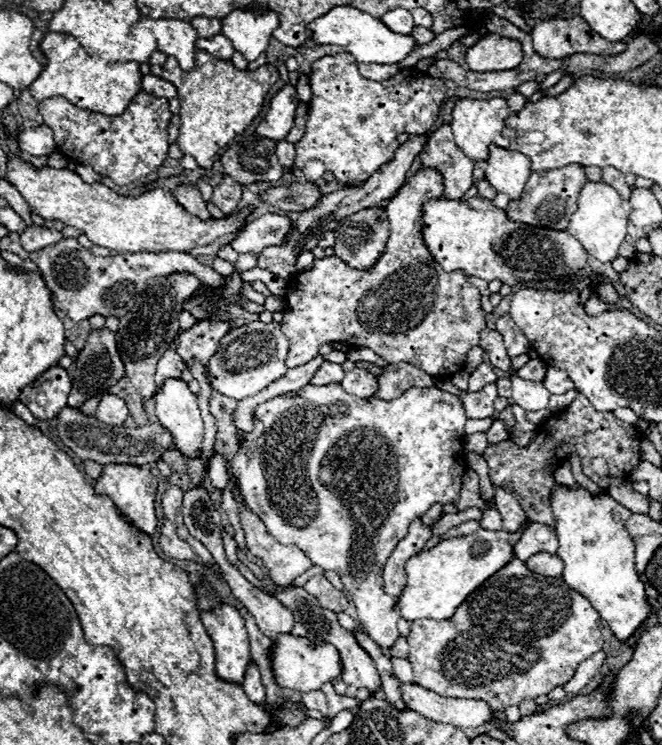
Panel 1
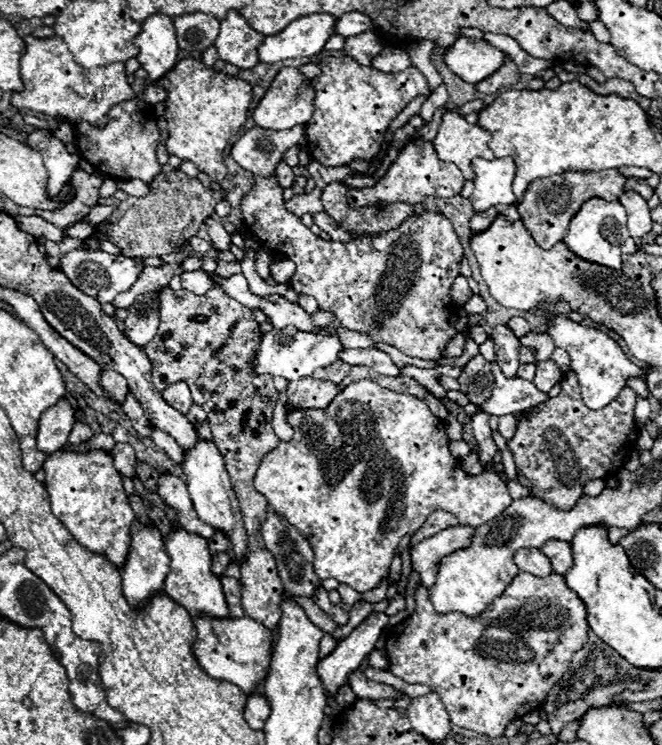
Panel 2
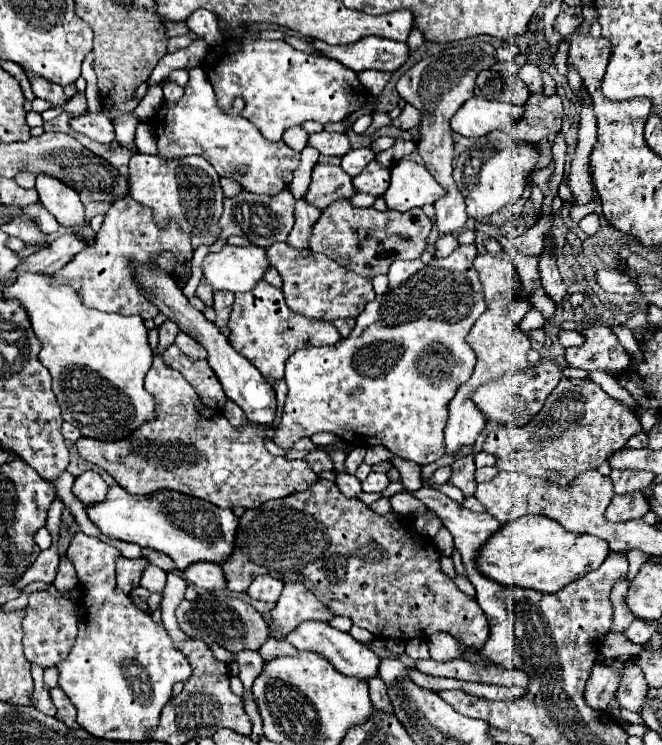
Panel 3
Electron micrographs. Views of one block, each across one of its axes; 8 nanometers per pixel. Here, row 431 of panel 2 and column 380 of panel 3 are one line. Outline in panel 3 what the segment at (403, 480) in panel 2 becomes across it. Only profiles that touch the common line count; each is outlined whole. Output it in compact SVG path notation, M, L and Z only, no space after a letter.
M462 244L448 258L432 258L430 264L422 260L396 260L388 272L388 290L366 304L348 338L332 346L294 352L286 360L288 396L274 442L288 450L302 436L332 432L354 446L386 446L396 456L418 466L444 456L442 432L448 418L448 402L458 386L472 376L476 364L476 354L464 338L486 310L478 274L472 266L476 254L476 244Z

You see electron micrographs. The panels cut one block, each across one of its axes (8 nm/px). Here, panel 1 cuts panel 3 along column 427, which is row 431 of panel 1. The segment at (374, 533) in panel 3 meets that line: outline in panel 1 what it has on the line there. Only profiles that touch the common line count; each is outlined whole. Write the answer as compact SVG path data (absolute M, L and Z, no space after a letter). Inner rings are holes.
M578 394L574 402L554 418L550 416L546 422L540 424L536 438L526 448L520 448L512 440L504 440L500 444L492 444L482 454L490 468L490 480L504 490L510 490L516 500L520 502L522 510L526 512L530 522L542 522L546 526L554 526L556 518L550 510L550 494L556 486L552 472L556 463L570 454L576 454L582 462L582 470L588 478L592 478L600 488L608 488L612 478L628 478L630 472L640 462L640 432L624 422L618 420L612 412L598 412L586 400L586 396ZM592 458L604 458L610 470L610 478L602 478L590 470Z

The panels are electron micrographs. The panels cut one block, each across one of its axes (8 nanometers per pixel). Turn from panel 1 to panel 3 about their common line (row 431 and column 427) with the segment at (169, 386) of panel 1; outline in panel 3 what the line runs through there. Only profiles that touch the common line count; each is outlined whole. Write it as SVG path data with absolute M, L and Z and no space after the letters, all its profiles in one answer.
M400 160L392 168L392 182L384 194L384 200L390 210L406 212L410 208L434 204L444 194L446 188L436 182L424 164L416 164L414 160Z

